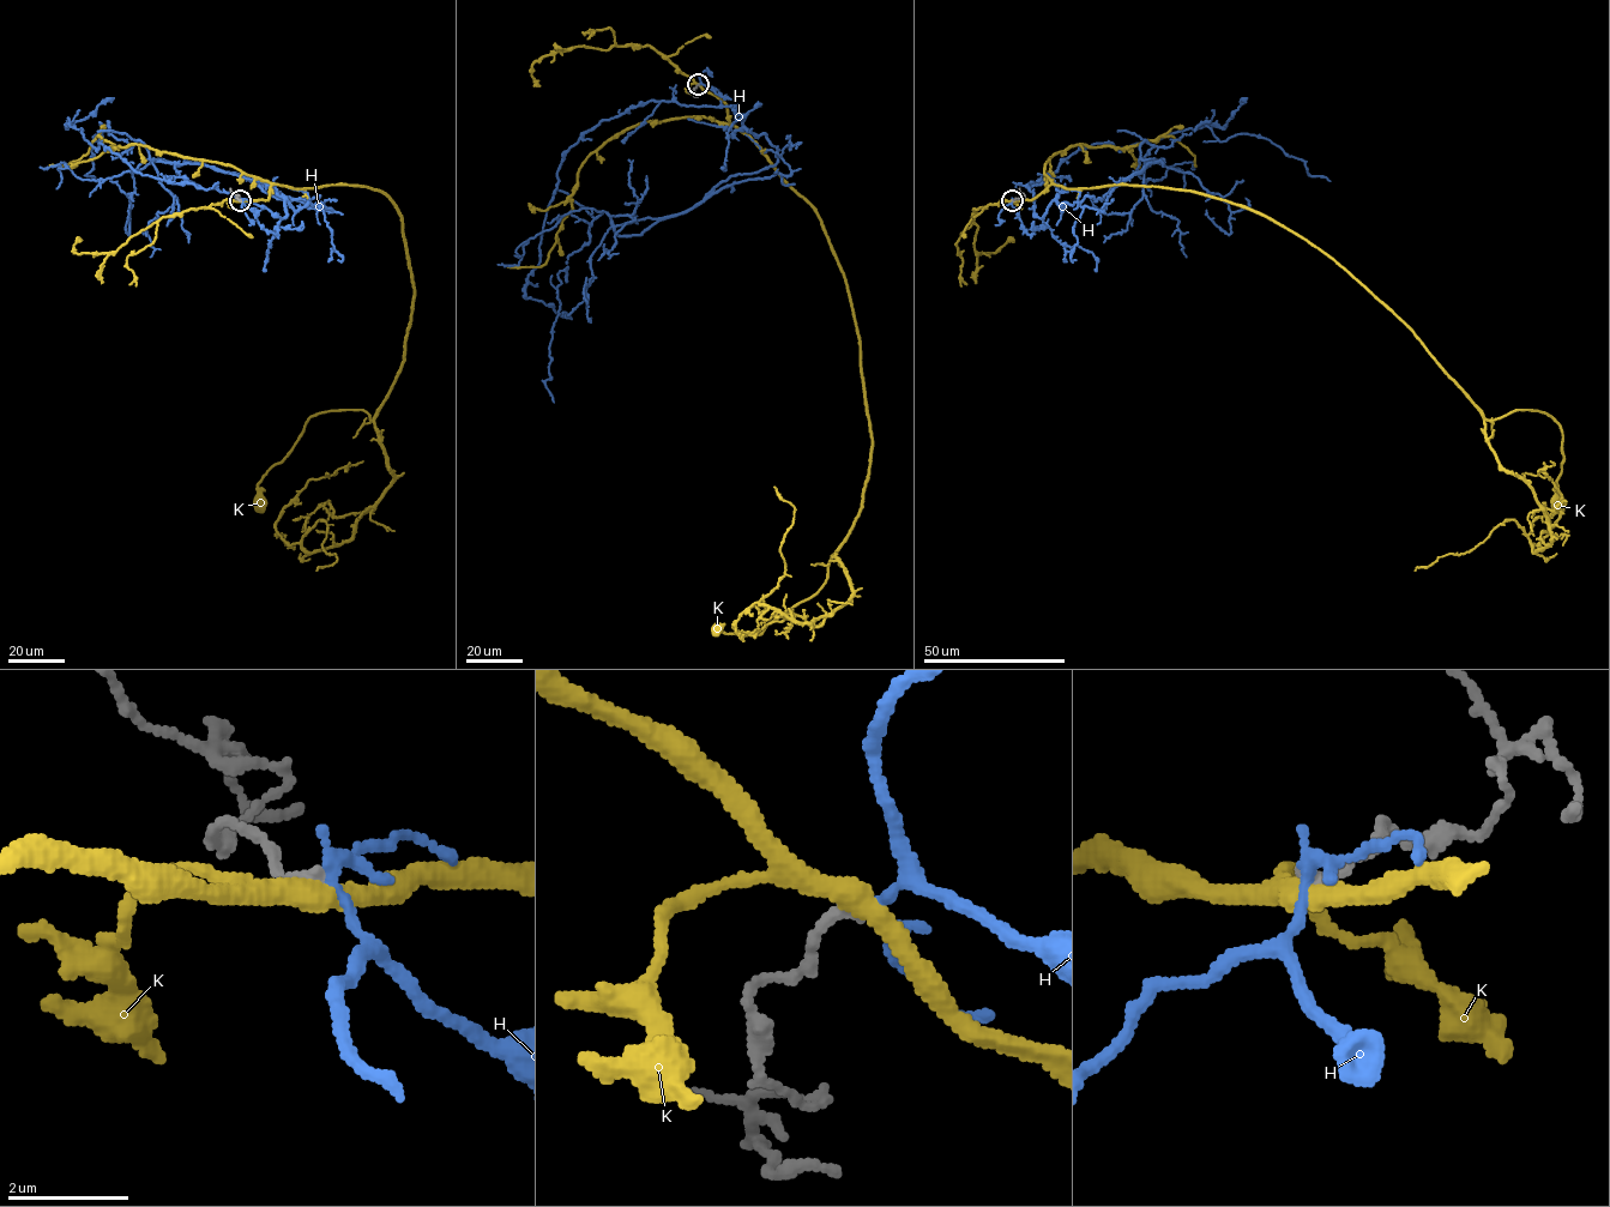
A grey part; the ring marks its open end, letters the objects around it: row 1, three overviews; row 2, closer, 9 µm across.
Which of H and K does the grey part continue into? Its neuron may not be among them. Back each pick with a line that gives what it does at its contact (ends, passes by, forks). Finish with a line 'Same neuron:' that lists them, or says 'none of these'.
Same neuron: none of these

